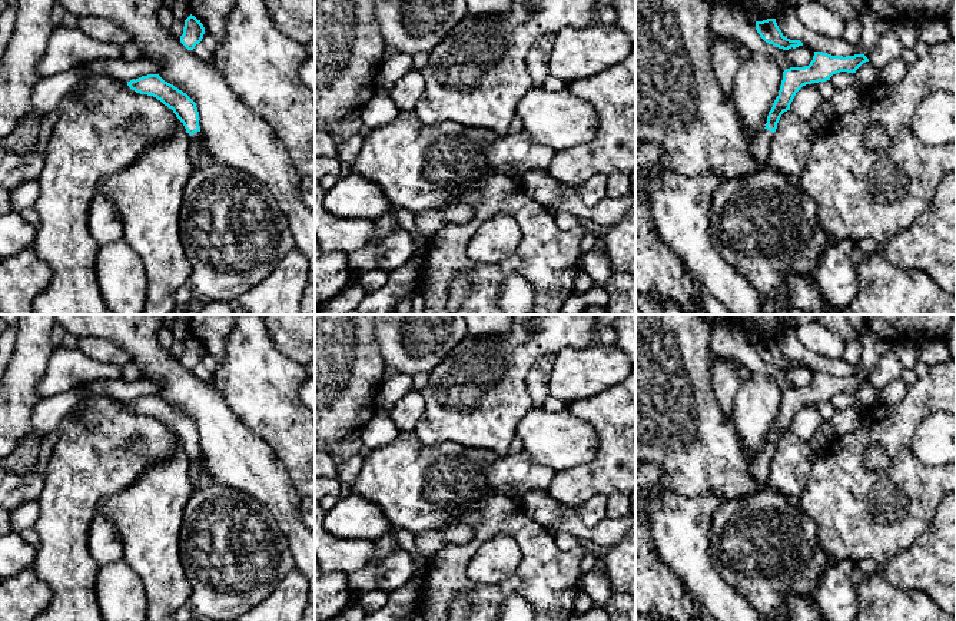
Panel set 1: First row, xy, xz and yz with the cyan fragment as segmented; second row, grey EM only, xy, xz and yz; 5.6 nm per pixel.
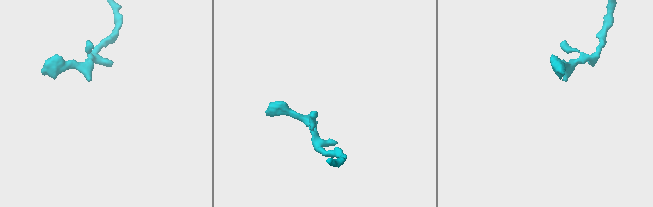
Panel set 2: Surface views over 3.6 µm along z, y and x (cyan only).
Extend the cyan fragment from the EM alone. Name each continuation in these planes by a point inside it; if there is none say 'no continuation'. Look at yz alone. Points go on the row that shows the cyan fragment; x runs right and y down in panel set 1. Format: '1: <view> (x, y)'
1: yz (760, 148)

